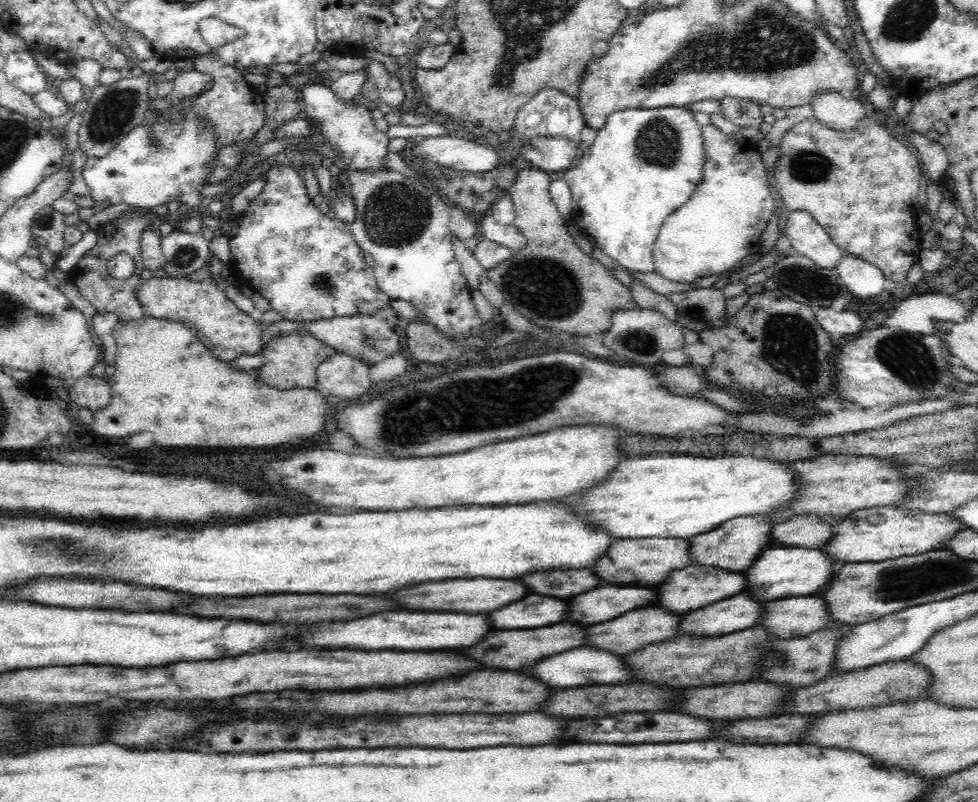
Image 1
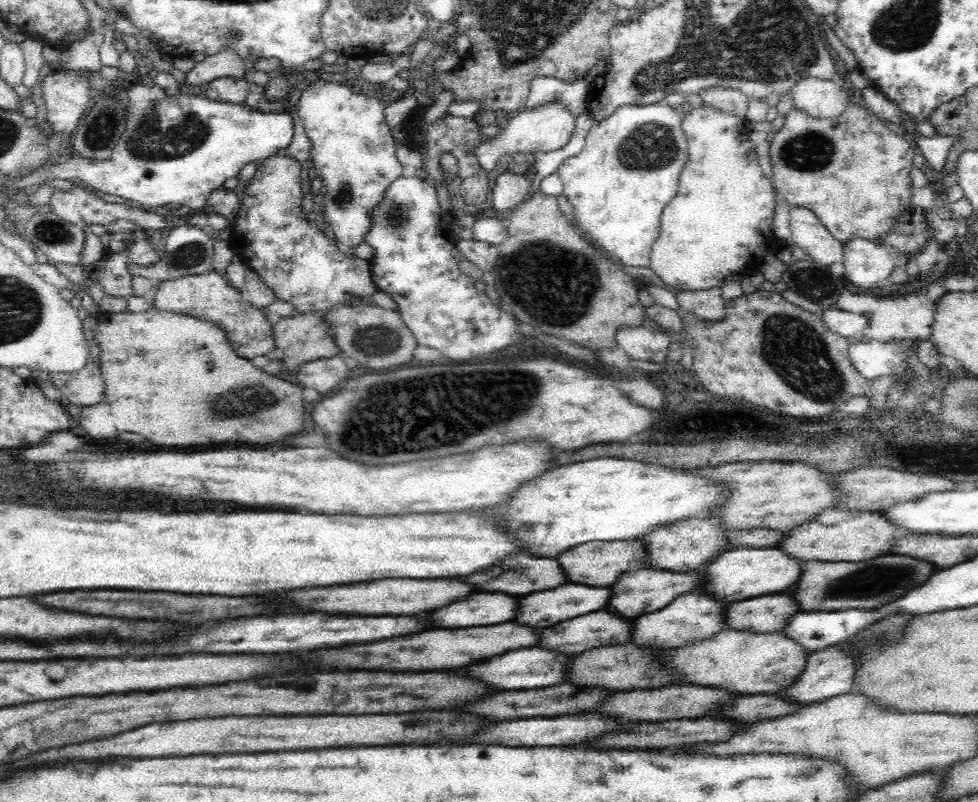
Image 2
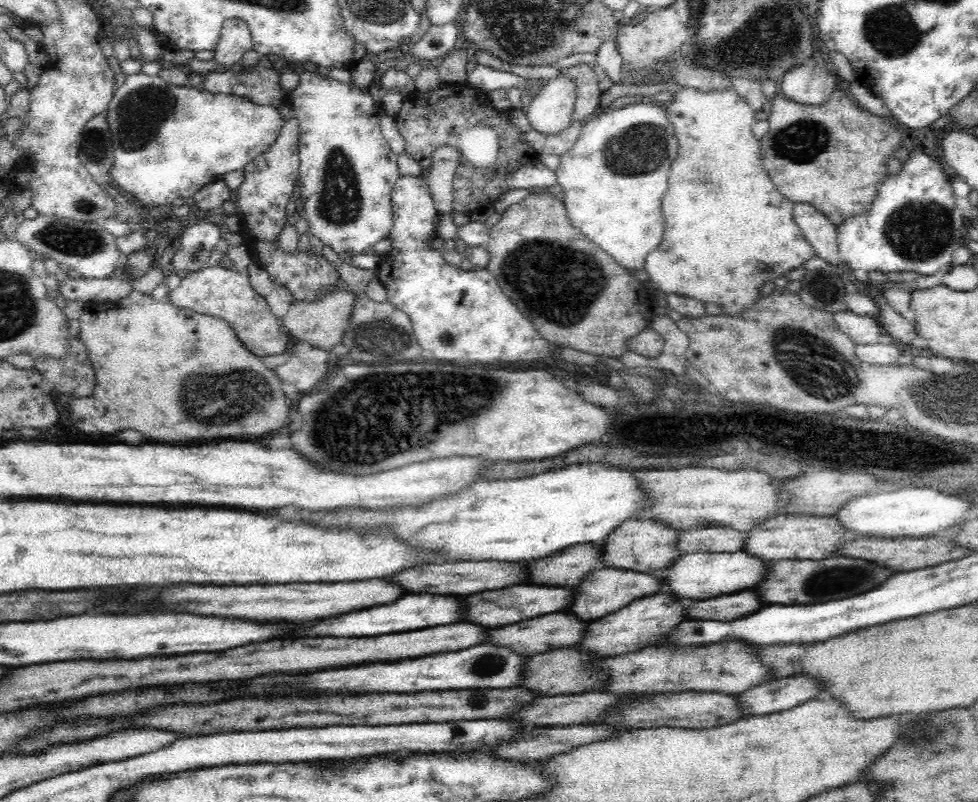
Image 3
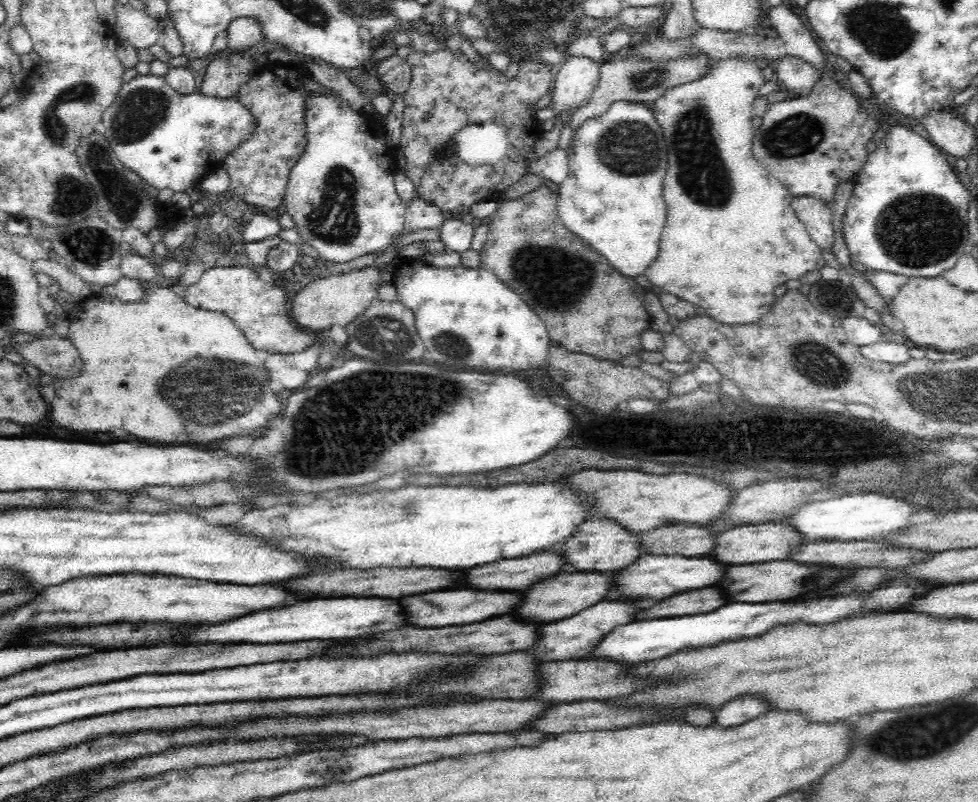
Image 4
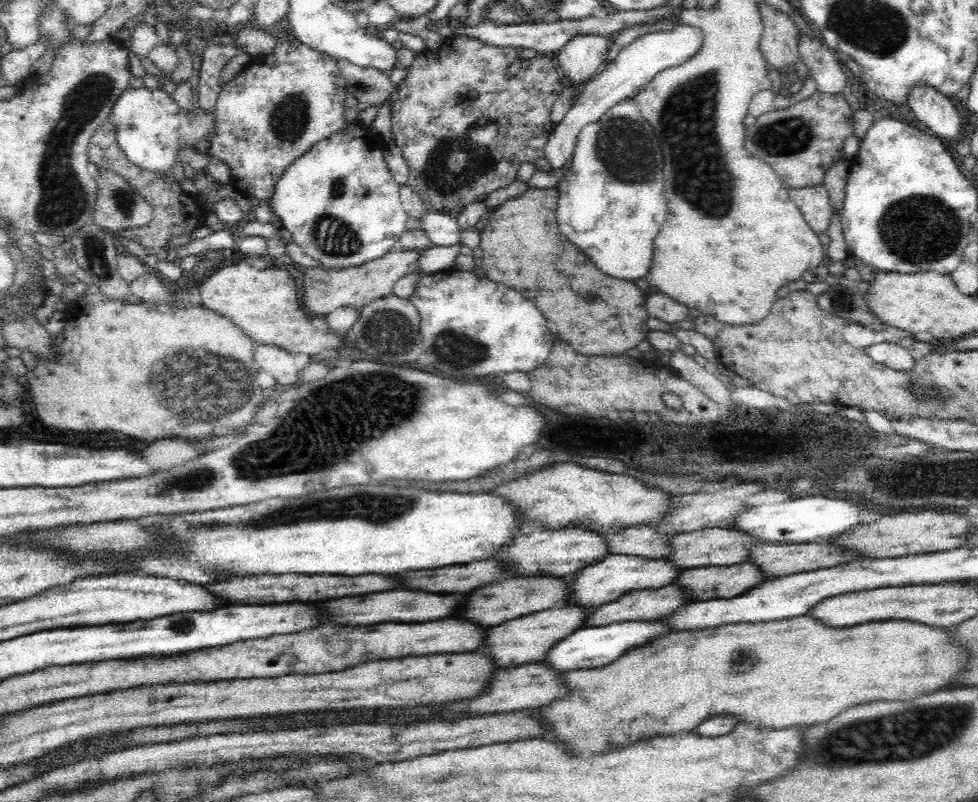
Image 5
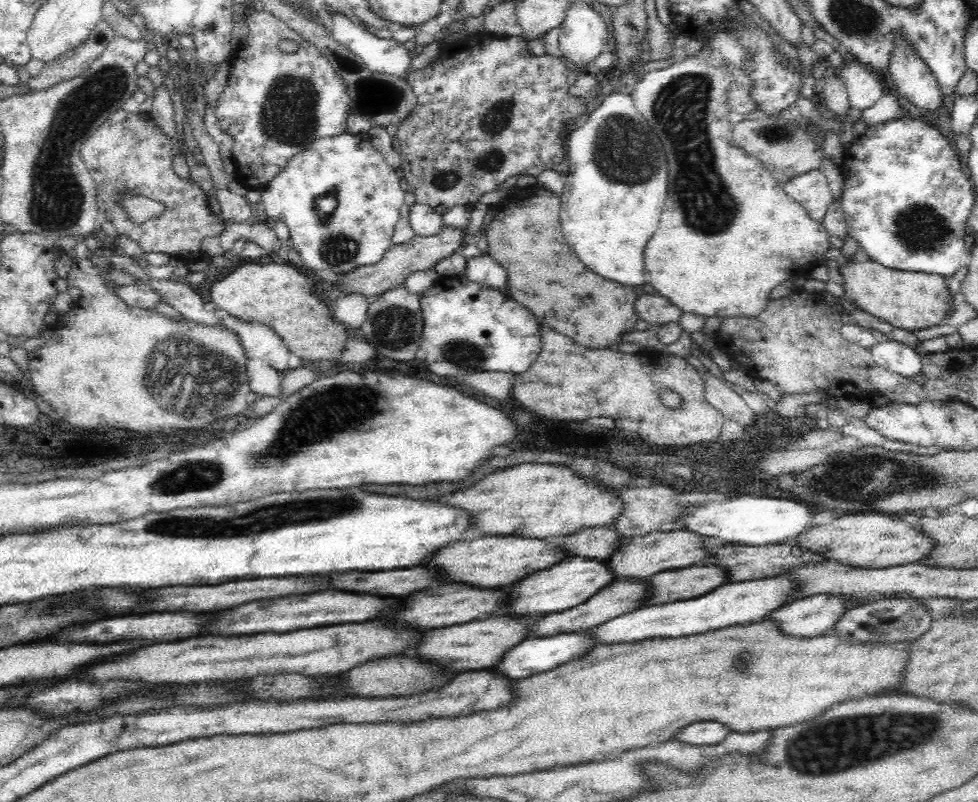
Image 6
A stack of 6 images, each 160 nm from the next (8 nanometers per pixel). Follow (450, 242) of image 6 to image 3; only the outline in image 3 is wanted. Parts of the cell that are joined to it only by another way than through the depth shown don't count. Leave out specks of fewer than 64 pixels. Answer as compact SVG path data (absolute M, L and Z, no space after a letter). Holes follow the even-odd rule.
M351 287L343 292L332 289L316 301L292 303L280 320L292 337L292 342L309 344L330 354L330 351L341 343L344 330L352 316L352 304L354 304L354 293L351 292Z

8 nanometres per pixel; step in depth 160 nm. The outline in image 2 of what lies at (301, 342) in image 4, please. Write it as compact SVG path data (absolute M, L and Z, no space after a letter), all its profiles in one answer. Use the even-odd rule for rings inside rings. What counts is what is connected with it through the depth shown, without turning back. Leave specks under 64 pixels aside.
M210 270L201 275L162 281L154 287L152 295L156 310L204 318L224 330L228 343L239 358L251 360L274 350L274 338L270 324L266 322L266 316L251 303L242 300L238 290L232 288L218 271Z

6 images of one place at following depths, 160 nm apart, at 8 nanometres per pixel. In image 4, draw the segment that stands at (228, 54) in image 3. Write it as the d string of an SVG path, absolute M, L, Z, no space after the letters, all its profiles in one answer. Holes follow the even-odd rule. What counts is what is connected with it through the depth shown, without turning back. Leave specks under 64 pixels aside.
M248 17L233 20L227 26L227 48L236 52L254 53L261 49L260 23Z

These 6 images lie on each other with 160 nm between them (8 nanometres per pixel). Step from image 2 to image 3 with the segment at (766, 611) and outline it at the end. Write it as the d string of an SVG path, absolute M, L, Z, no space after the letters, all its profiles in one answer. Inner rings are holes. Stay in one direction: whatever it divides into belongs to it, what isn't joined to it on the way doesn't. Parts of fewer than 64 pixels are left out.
M746 591L730 596L718 596L712 600L689 602L687 614L692 620L717 620L717 622L736 622L736 619L746 618L748 614L766 606L766 603L756 595L756 592Z

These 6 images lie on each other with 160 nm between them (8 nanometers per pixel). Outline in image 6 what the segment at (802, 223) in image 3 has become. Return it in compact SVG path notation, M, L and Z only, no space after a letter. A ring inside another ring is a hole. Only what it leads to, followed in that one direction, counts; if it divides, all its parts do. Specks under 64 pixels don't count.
M812 170L783 183L790 198L800 203L815 222L822 223L832 203L832 193L823 170Z

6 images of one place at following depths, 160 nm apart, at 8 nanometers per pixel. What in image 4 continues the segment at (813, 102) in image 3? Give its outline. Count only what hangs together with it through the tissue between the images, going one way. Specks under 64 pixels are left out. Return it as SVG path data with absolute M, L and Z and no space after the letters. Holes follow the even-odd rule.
M792 55L783 56L775 66L775 79L783 90L794 94L794 98L808 98L822 80L822 71L814 68L810 62Z

